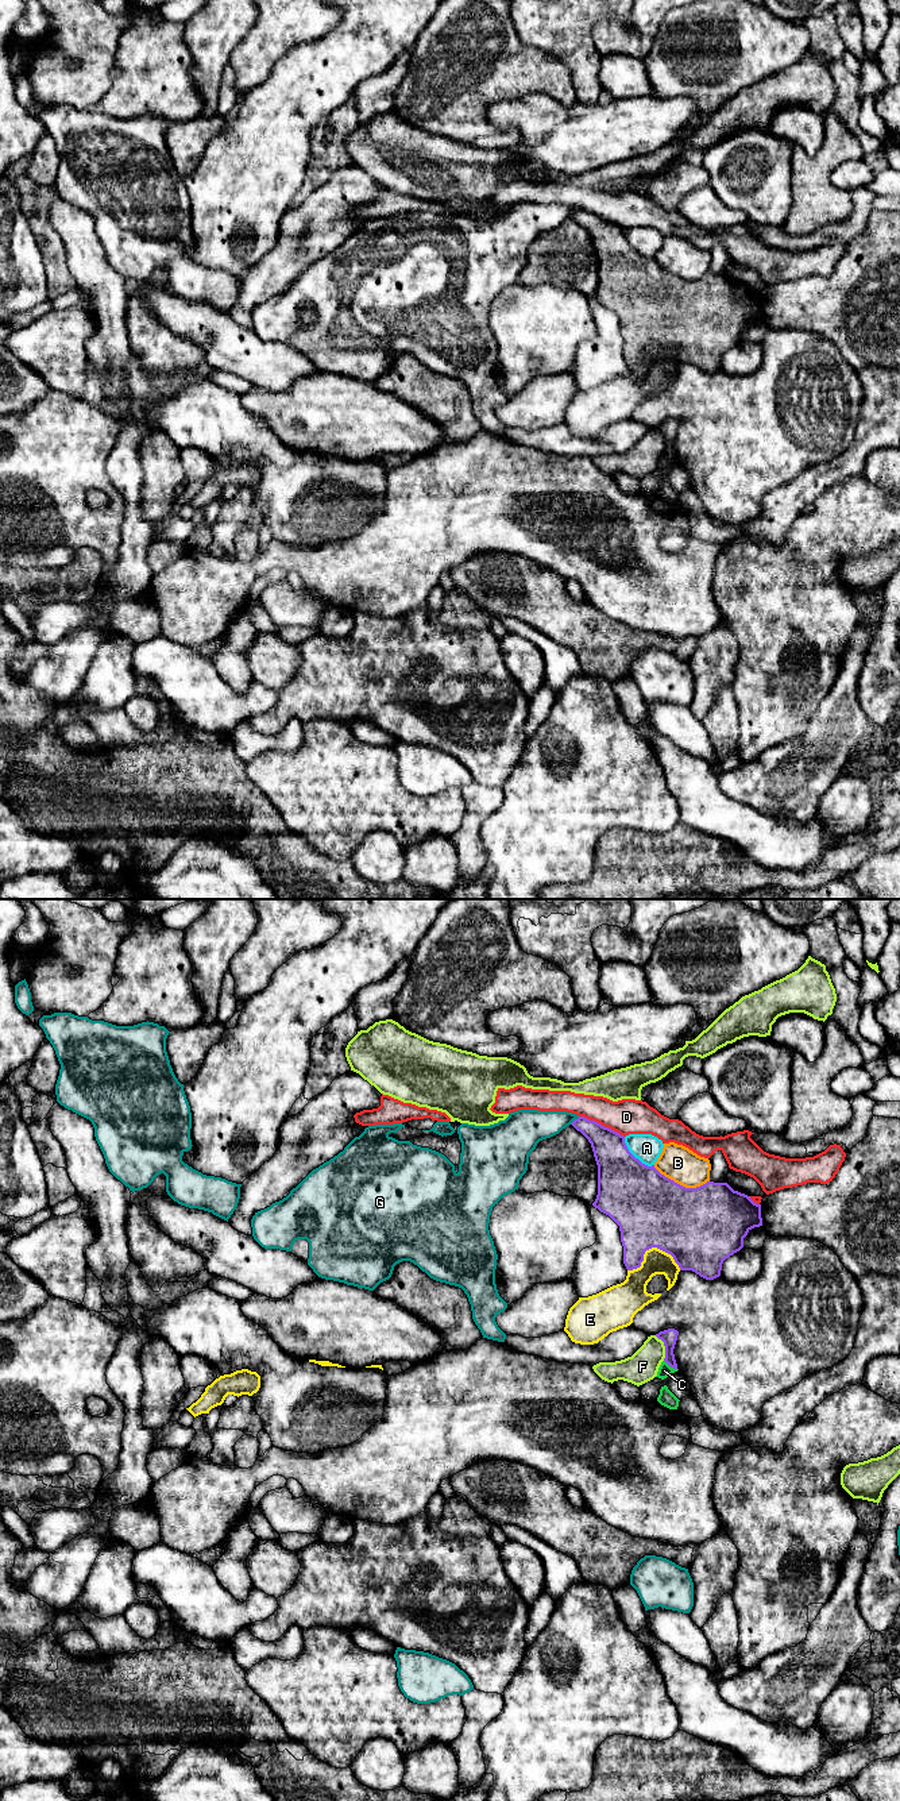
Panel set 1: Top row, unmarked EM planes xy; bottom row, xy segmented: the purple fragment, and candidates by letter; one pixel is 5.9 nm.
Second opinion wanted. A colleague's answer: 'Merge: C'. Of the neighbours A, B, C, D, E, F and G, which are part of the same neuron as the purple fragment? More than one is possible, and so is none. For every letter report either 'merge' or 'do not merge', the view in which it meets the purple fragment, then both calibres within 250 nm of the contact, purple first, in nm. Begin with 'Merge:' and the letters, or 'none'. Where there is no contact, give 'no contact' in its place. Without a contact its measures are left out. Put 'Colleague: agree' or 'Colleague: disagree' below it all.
Merge: none
A: do not merge; contact in xy; calibres 400 and 170 nm
B: do not merge; contact in xy; calibres 440 and 220 nm
C: do not merge; contact in xy; calibres 90 and 80 nm
D: do not merge; contact in xy; calibres 220 and 220 nm
E: do not merge; contact in xy; calibres 440 and 150 nm
F: do not merge; contact in xy; calibres 90 and 190 nm
G: do not merge; contact in xy; calibres 190 and 190 nm
Colleague: disagree

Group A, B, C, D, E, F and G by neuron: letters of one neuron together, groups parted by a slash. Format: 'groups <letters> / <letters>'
groups A / B / C G / D / E / F

